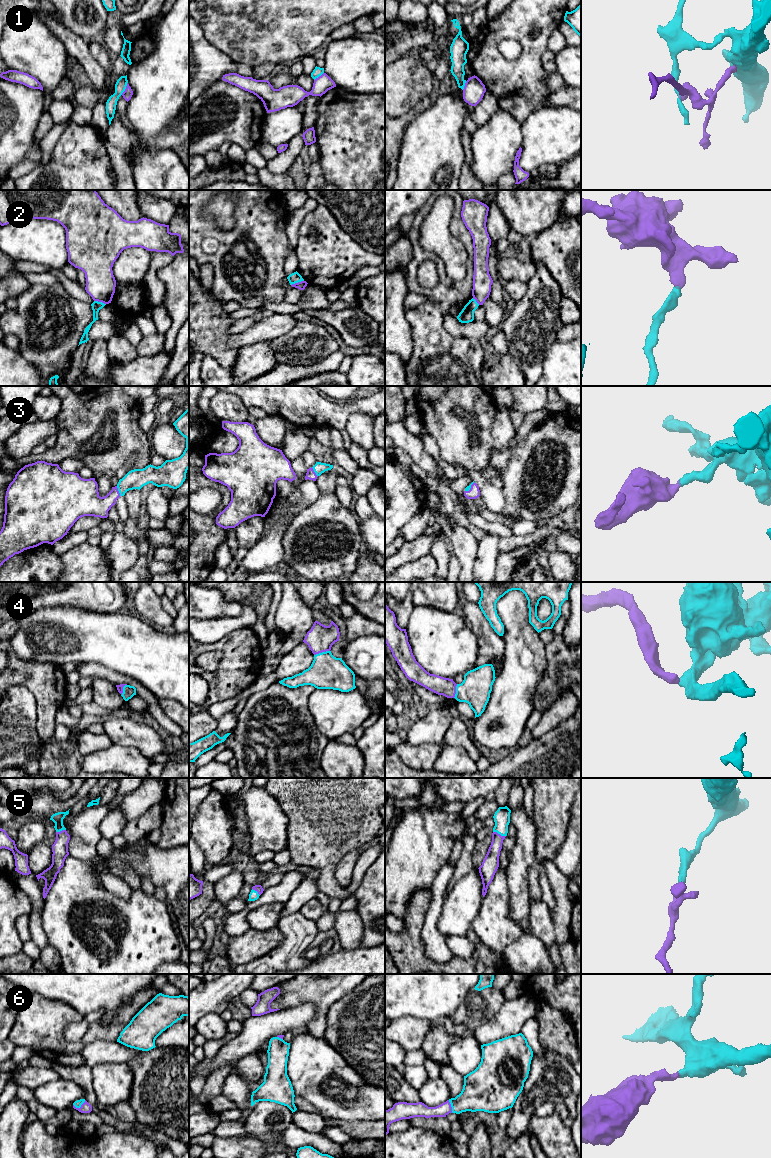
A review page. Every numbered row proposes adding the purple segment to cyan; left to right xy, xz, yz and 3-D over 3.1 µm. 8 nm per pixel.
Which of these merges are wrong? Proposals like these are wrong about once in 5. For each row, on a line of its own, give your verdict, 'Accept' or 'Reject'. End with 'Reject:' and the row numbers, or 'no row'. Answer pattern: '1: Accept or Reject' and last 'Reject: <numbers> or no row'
1: Accept
2: Reject
3: Accept
4: Accept
5: Accept
6: Accept
Reject: 2

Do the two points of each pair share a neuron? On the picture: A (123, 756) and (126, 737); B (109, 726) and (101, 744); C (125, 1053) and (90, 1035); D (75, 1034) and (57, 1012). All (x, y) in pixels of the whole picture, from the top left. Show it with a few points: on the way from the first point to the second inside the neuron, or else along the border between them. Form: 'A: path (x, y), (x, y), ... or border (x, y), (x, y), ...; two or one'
A: border (113, 743), (132, 746), (145, 756); two
B: border (104, 732), (113, 743); two
C: border (116, 1040), (93, 1040), (84, 1047), (80, 1054); two
D: border (91, 1022), (78, 1040), (67, 1041), (64, 1038); two

